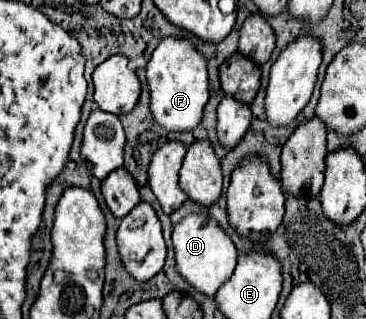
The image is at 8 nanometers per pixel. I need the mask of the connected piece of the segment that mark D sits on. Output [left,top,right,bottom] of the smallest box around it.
[173,213,237,297]

